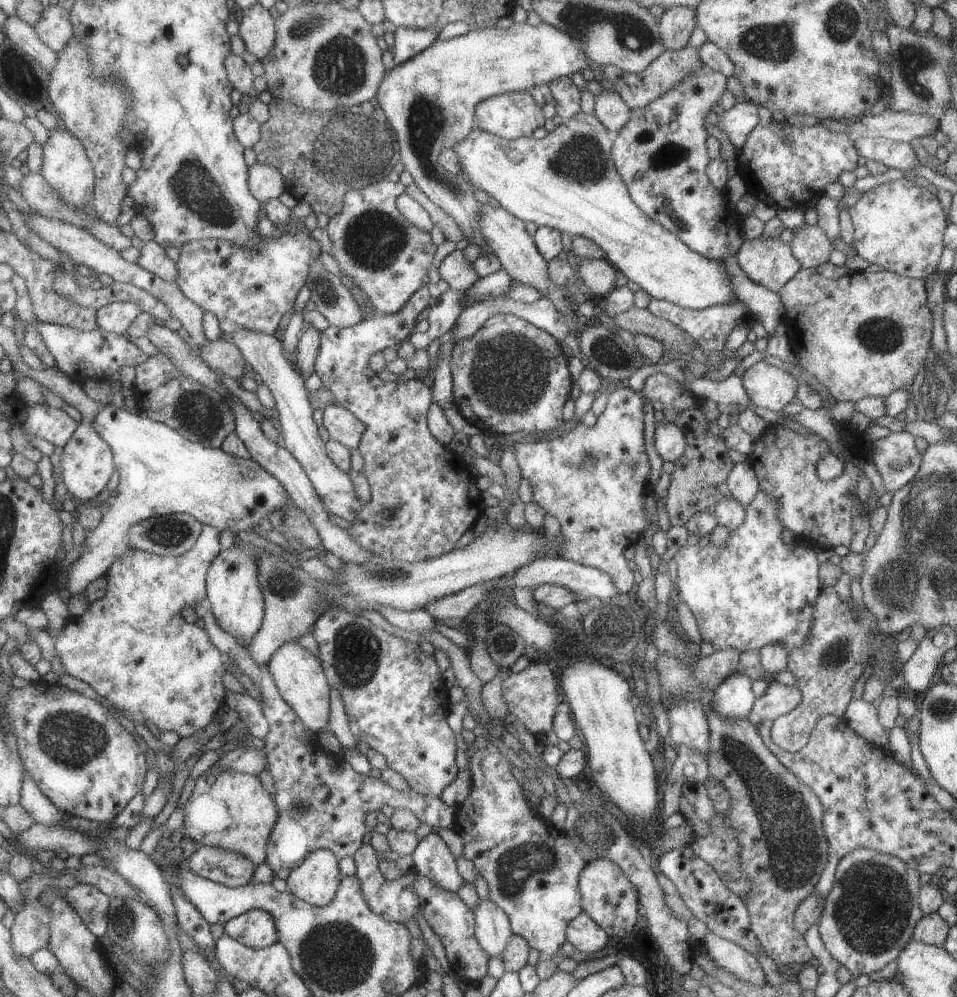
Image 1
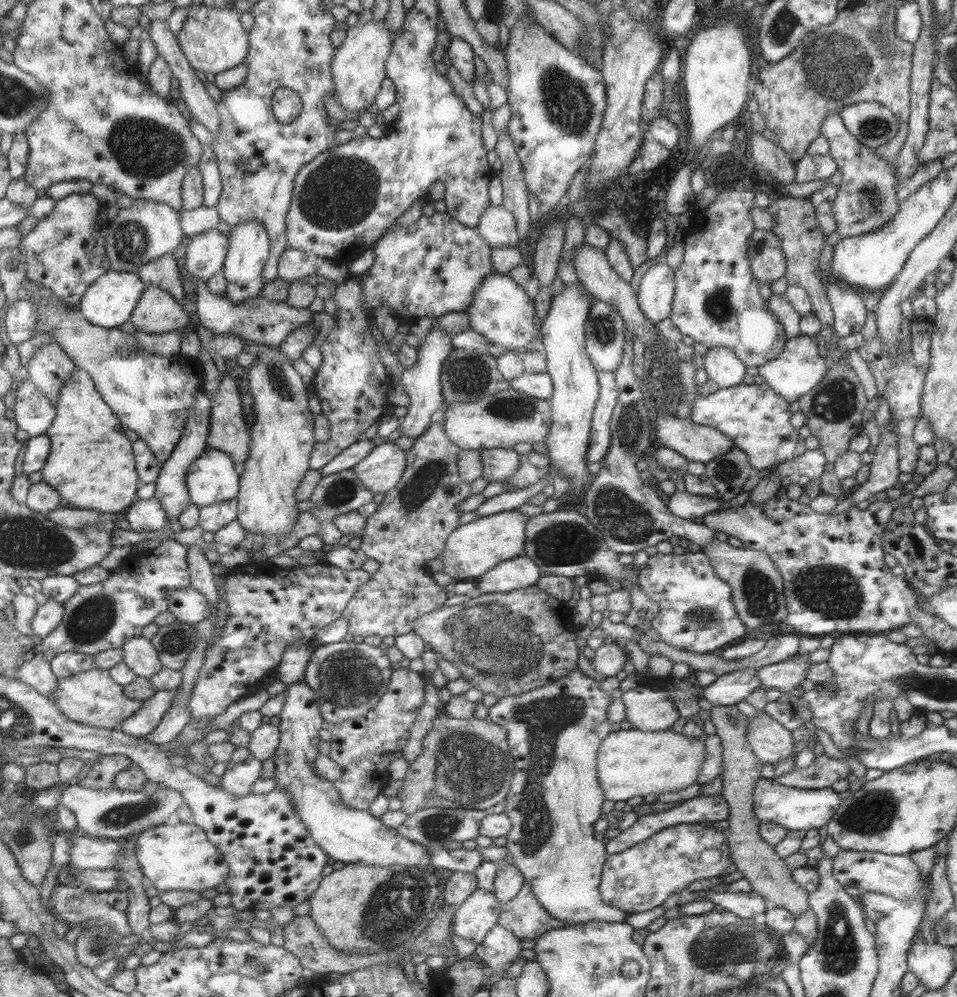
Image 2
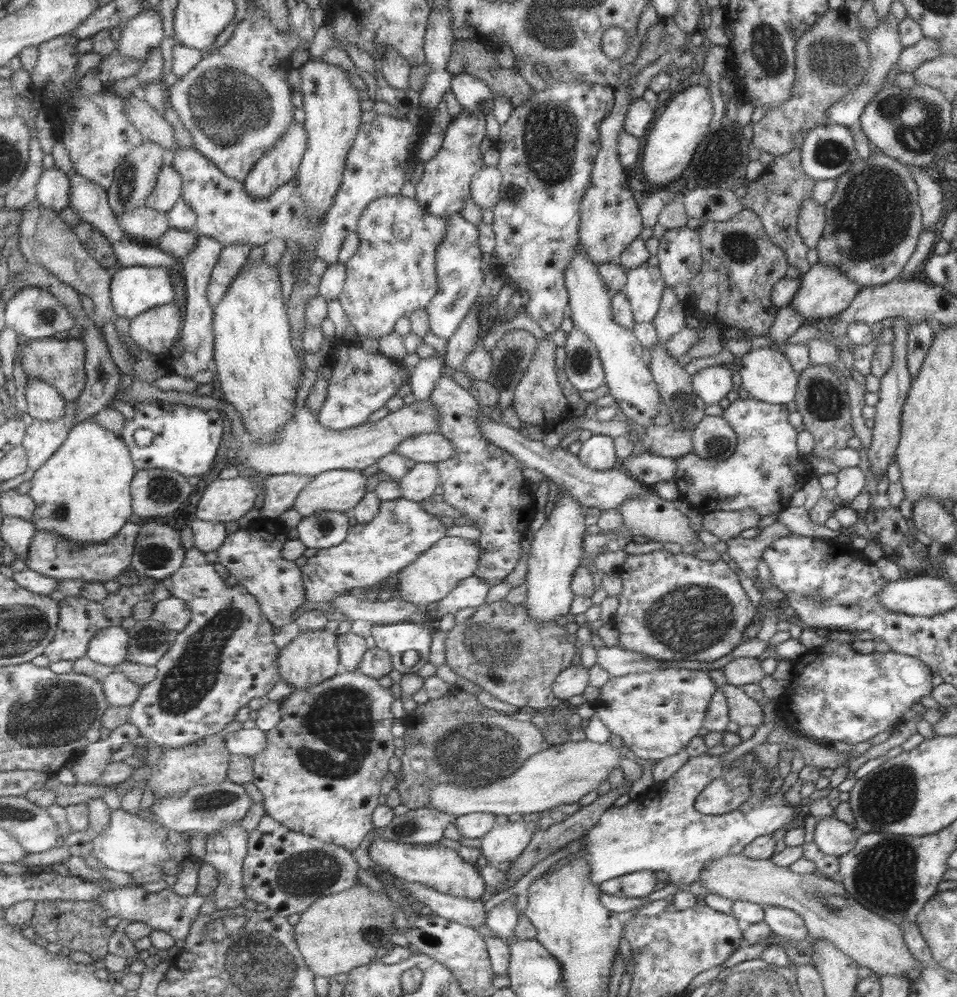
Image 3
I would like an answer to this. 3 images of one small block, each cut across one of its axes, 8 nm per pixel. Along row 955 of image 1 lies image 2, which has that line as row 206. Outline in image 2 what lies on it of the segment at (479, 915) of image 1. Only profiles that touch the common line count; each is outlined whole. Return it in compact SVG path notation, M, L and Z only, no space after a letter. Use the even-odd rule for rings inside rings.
M502 204L489 205L489 208L481 215L478 227L493 249L519 246L521 234L517 228L516 217Z

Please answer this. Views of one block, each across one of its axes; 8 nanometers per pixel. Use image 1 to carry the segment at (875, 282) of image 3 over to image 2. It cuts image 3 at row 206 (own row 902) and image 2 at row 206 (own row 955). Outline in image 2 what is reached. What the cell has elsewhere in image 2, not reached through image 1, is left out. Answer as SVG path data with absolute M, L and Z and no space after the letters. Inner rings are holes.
M829 112L823 118L819 126L819 135L827 139L828 153L841 172L841 183L835 199L831 201L831 214L836 221L835 234L839 237L847 237L875 232L877 228L887 224L899 210L900 201L895 195L899 176L895 177L890 162L877 157L871 147L861 144L847 132L837 112Z

